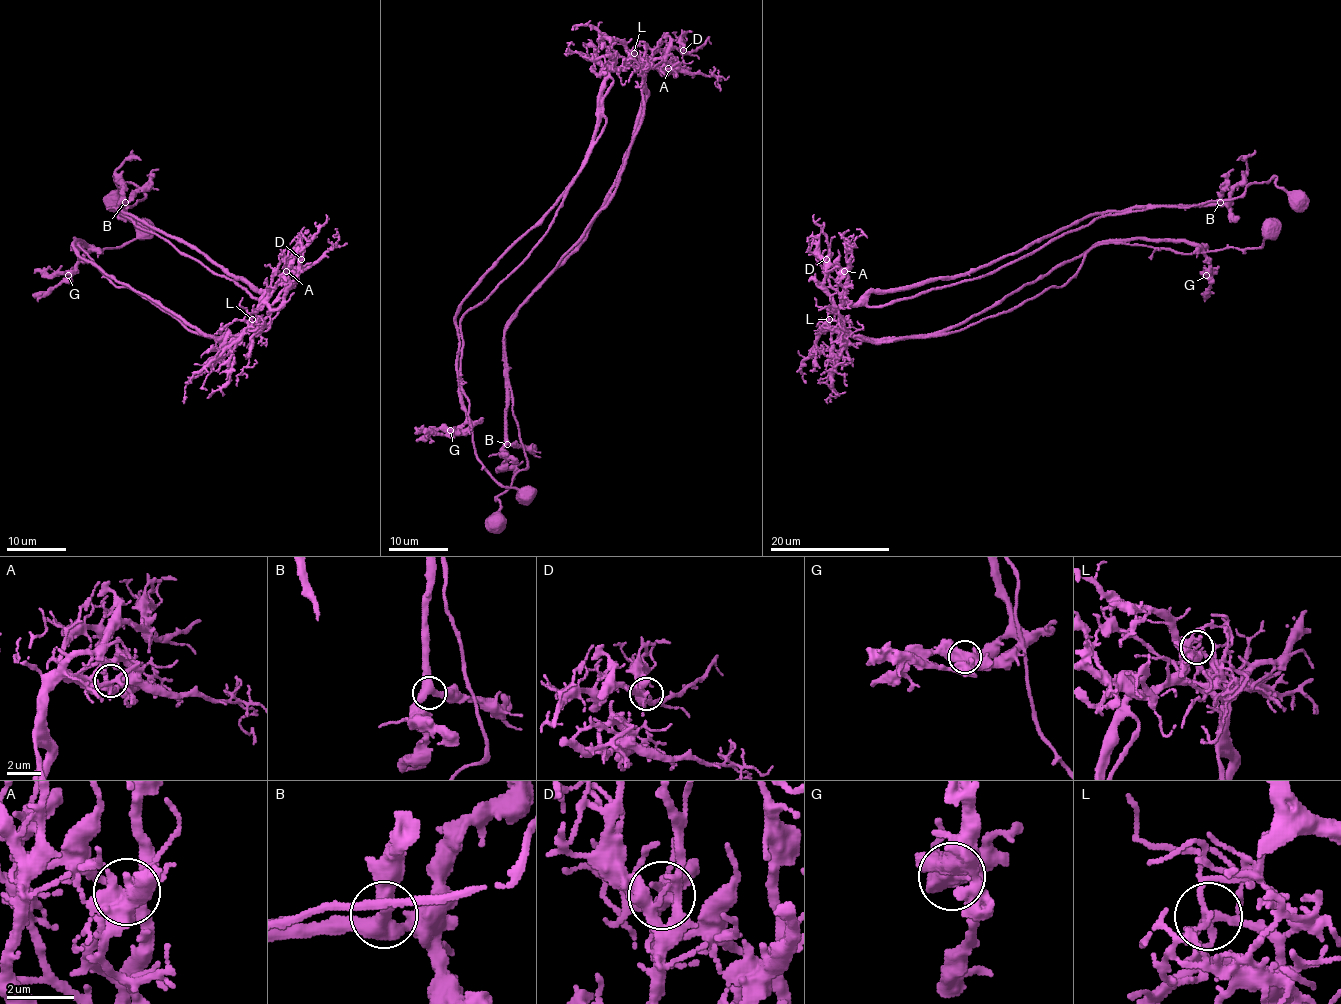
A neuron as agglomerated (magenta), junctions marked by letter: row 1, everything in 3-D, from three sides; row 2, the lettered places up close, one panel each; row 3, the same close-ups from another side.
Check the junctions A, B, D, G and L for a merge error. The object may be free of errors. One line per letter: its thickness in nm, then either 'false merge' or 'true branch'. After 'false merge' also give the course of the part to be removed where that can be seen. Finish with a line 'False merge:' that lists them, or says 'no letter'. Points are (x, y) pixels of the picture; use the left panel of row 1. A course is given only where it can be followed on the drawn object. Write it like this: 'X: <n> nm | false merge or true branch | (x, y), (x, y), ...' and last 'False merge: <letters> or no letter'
A: 280 nm | true branch
B: 400 nm | true branch
D: 240 nm | true branch
G: 460 nm | true branch
L: 150 nm | false merge | (252, 319), (239, 335), (204, 335), (74, 247), (80, 242), (87, 253), (120, 247), (152, 223)
False merge: L

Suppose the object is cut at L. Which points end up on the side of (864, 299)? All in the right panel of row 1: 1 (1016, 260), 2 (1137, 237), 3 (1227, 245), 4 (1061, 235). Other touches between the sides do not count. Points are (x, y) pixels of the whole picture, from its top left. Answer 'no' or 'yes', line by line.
1: yes
2: no
3: no
4: yes

